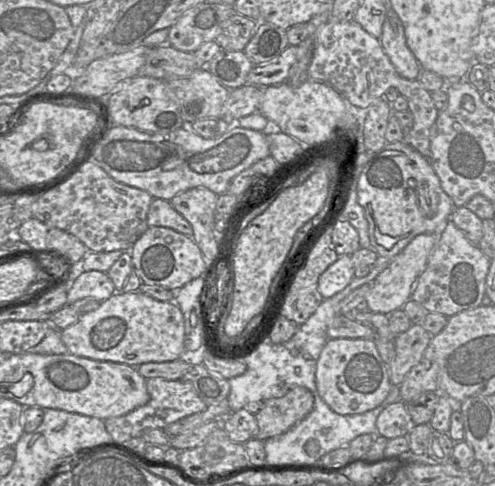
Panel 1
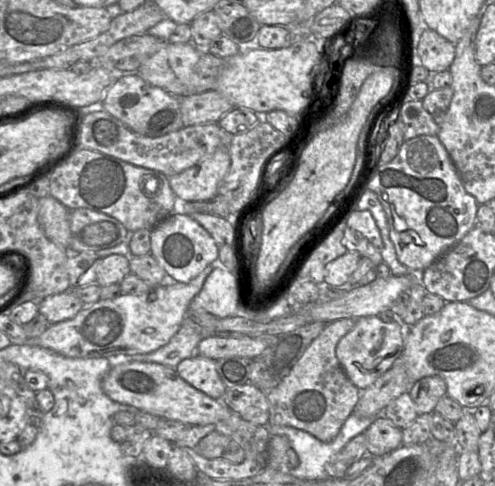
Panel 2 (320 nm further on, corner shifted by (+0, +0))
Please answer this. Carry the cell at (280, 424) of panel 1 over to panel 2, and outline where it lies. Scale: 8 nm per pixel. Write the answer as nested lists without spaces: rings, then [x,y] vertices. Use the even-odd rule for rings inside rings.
[[[344,318],[326,324],[290,373],[266,394],[269,425],[294,427],[326,443],[338,435],[346,419],[354,412],[362,392],[349,380],[336,356],[338,342],[354,327],[356,320]]]

